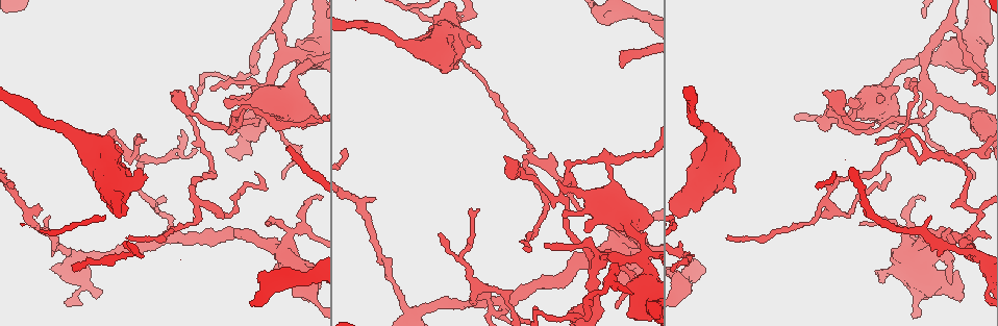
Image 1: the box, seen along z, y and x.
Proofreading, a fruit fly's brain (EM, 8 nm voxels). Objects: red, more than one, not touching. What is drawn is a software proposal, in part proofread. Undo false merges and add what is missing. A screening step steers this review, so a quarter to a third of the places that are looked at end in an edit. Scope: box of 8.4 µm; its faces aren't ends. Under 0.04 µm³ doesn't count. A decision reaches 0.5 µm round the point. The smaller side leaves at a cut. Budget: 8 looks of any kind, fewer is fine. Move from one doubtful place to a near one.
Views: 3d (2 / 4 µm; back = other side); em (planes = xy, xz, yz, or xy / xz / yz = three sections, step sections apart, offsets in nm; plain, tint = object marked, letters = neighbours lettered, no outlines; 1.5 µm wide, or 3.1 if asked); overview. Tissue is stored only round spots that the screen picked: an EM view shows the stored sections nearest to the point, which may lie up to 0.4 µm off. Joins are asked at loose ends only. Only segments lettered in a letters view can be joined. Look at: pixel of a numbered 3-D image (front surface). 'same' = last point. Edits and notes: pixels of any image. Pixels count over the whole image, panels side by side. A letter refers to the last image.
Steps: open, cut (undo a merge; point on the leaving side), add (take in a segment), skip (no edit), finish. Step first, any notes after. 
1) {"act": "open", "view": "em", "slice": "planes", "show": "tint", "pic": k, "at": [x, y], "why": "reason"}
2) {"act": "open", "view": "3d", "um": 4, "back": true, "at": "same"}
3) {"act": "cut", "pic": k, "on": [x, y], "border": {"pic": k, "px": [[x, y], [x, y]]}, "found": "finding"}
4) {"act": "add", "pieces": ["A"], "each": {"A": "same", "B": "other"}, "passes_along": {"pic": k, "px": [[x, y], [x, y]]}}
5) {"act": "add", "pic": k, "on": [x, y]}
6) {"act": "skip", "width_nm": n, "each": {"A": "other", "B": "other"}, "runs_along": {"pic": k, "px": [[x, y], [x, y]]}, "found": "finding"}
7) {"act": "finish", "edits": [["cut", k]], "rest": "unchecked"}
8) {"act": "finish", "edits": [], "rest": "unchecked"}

{"act": "open", "view": "em", "slice": "planes", "show": "letters", "pic": 1, "at": [254, 101], "why": "abrupt turn"}

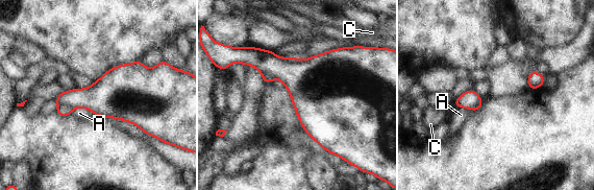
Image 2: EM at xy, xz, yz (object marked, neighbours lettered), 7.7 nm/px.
{"act": "cut", "pic": 2, "on": [98, 98], "each": {"A": "other", "C": "other"}, "border": {"pic": 2, "px": [[58, 104], [67, 104], [74, 108]]}, "found": "a second cell is stuck on"}

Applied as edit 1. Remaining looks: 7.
{"act": "open", "view": "overview", "why": "see it whole again"}

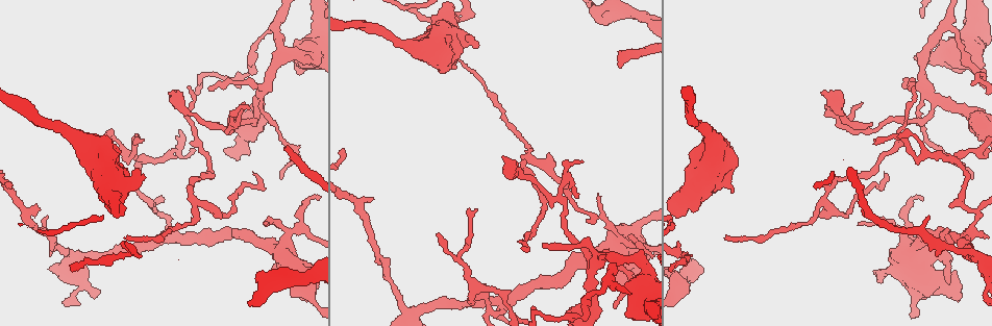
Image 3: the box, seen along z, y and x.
{"act": "open", "view": "em", "slice": "planes", "show": "letters", "pic": 3, "at": [263, 223], "why": "an open end"}

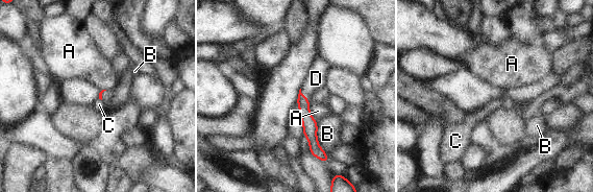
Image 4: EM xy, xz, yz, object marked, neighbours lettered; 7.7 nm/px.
{"act": "add", "pieces": ["D"], "each": {"A": "other", "B": "other", "C": "other", "D": "same"}, "passes_along": {"pic": 4, "px": [[310, 125], [302, 94], [316, 78]]}, "found": "it goes on there"}

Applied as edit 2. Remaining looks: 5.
{"act": "open", "view": "overview"}

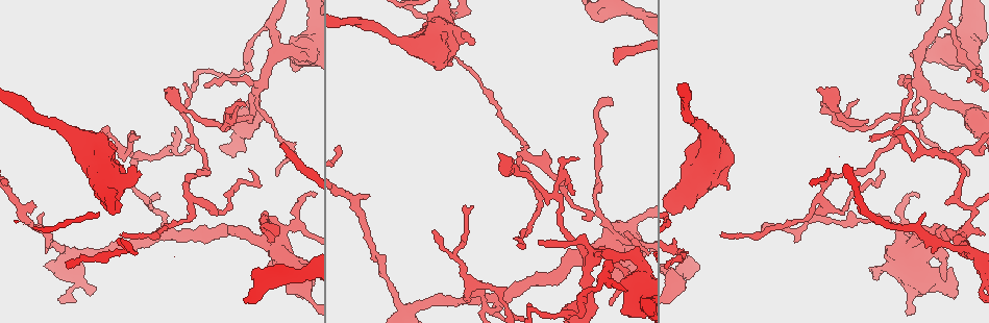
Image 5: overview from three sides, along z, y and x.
{"act": "open", "view": "em", "slice": "xz", "step": 4, "show": "tint", "pic": 5, "at": [610, 305], "why": "branch stops here"}

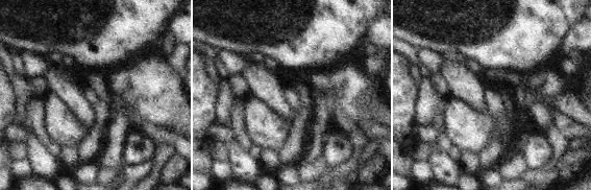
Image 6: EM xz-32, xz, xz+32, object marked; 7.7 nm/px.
{"act": "open", "view": "em", "slice": "planes", "show": "letters", "at": "same", "why": "another direction"}

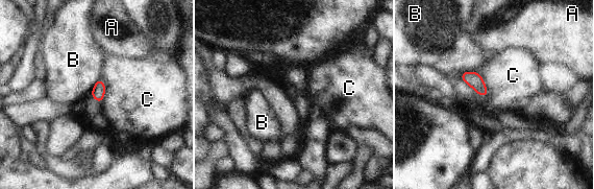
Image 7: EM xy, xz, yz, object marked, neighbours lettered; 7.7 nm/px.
{"act": "skip", "each": {"A": "other", "B": "other", "C": "other"}, "border": {"pic": 7, "px": [[477, 71], [463, 71], [460, 76]]}, "found": "none of them fits"}

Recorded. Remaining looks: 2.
{"act": "open", "view": "em", "slice": "yz", "step": 4, "show": "letters", "pic": 5, "at": [587, 269], "why": "three arms meet"}

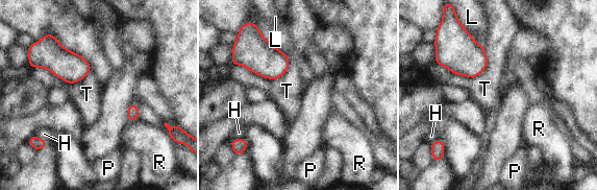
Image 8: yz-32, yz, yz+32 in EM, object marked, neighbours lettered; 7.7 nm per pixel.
{"act": "open", "view": "em", "slice": "planes", "show": "letters", "at": "same", "why": "another direction"}

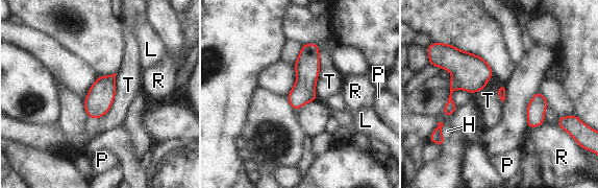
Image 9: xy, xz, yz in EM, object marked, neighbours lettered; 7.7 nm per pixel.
{"act": "skip", "each": {"H": "other", "L": "other", "P": "other", "R": "other", "T": "other"}, "border": {"pic": 9, "px": [[117, 73], [110, 108], [89, 118]]}, "found": "all the same cell"}

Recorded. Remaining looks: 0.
{"act": "finish", "edits": [["cut", 2], ["add", 4]], "rest": "unchecked"}

